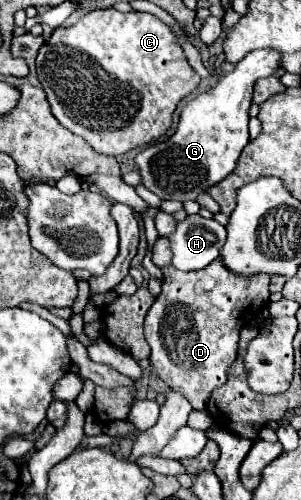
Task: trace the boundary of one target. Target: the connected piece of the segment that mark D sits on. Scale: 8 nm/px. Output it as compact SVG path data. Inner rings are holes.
M160 237L154 245L152 261L164 273L162 293L146 315L144 335L152 347L150 361L158 377L166 385L180 389L194 409L204 409L212 391L226 381L226 371L236 359L240 329L252 323L256 311L268 303L270 277L264 273L238 277L218 259L202 271L184 273L172 267L170 259L168 239Z

